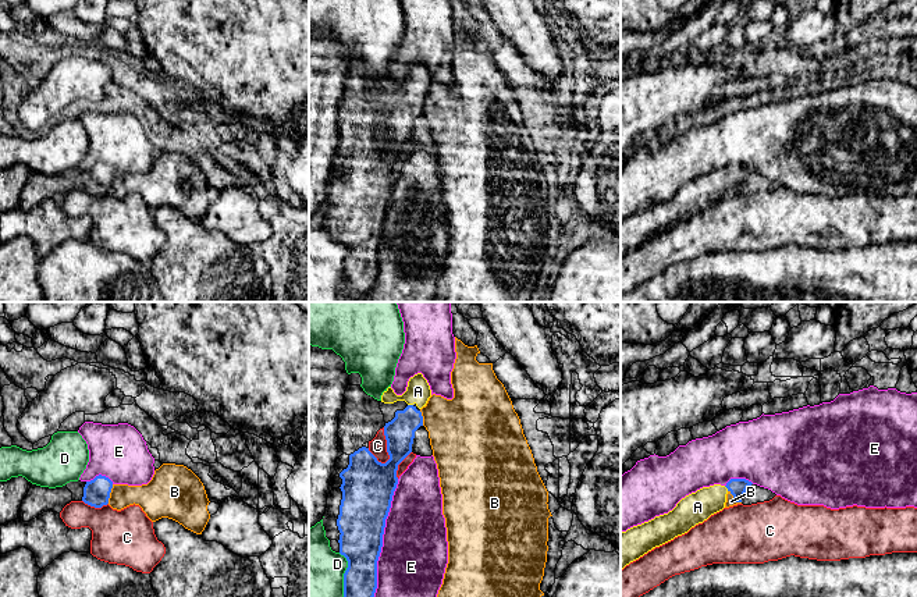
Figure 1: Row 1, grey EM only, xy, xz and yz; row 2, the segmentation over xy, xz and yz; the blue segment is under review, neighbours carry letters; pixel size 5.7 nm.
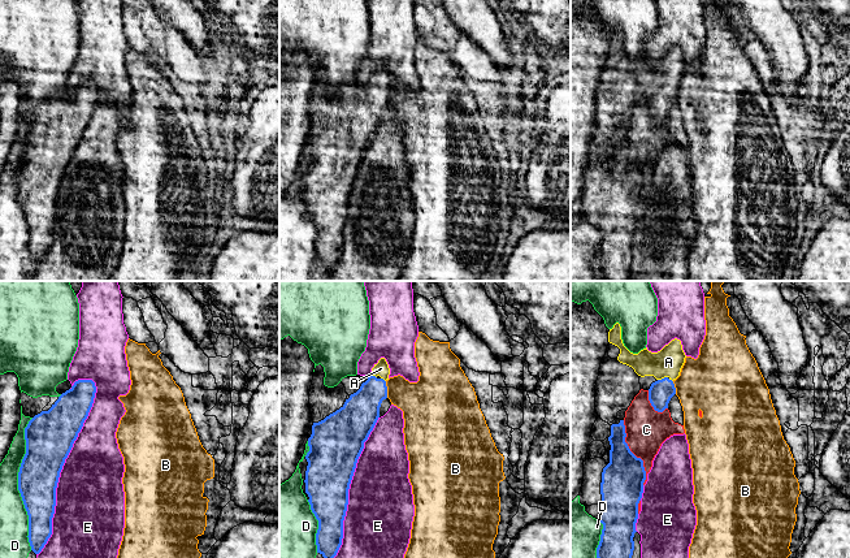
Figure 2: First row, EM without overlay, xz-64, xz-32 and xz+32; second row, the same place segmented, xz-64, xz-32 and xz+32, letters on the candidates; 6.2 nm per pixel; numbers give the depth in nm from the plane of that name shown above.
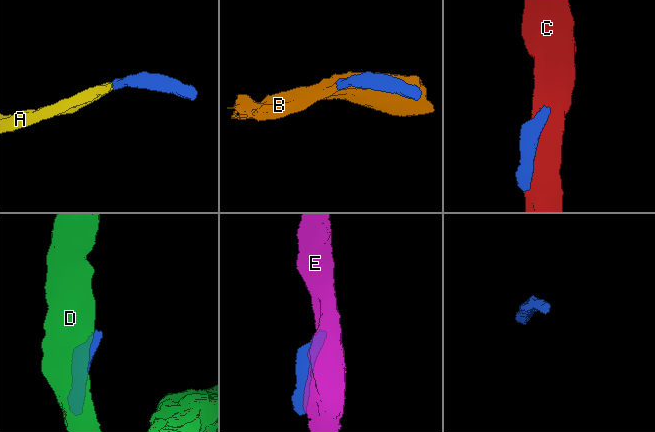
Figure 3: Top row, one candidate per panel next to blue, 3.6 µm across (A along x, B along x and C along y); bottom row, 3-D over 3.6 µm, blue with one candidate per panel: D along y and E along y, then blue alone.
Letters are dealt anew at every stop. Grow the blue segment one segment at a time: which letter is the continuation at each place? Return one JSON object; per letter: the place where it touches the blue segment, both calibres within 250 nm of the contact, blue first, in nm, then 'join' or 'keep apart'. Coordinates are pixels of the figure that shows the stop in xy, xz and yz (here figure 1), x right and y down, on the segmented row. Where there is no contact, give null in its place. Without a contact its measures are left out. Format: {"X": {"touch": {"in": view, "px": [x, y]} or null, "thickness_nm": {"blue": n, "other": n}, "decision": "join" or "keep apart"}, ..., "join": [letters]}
{"A": {"touch": {"in": "xz", "px": [411, 405]}, "thickness_nm": {"blue": 170, "other": 140}, "decision": "join"}, "B": {"touch": {"in": "xy", "px": [109, 494]}, "thickness_nm": {"blue": 160, "other": 170}, "decision": "keep apart"}, "C": {"touch": {"in": "xz", "px": [387, 447]}, "thickness_nm": {"blue": 300, "other": 100}, "decision": "keep apart"}, "D": {"touch": {"in": "xz", "px": [344, 574]}, "thickness_nm": {"blue": 260, "other": 340}, "decision": "keep apart"}, "E": {"touch": {"in": "xz", "px": [381, 537]}, "thickness_nm": {"blue": 280, "other": 380}, "decision": "keep apart"}, "join": ["A"]}

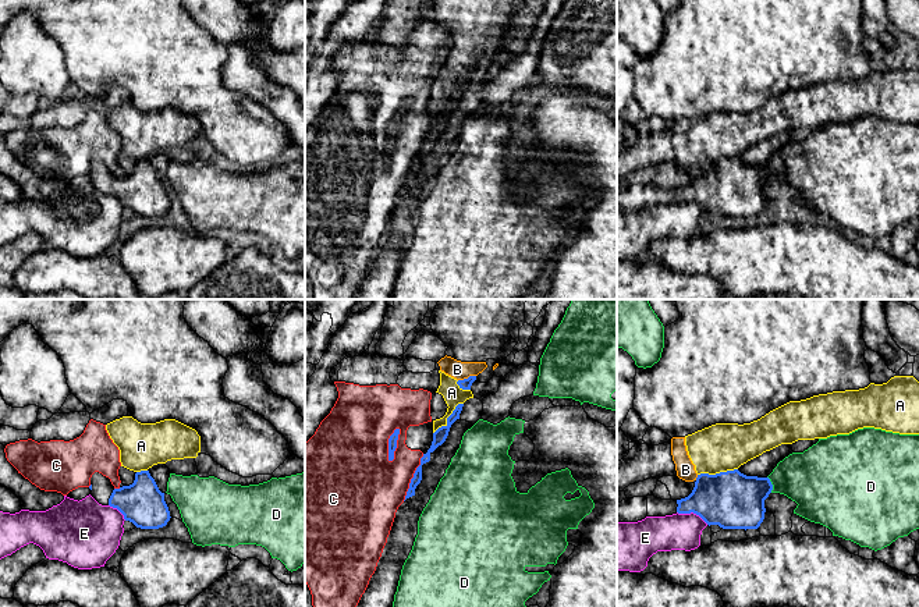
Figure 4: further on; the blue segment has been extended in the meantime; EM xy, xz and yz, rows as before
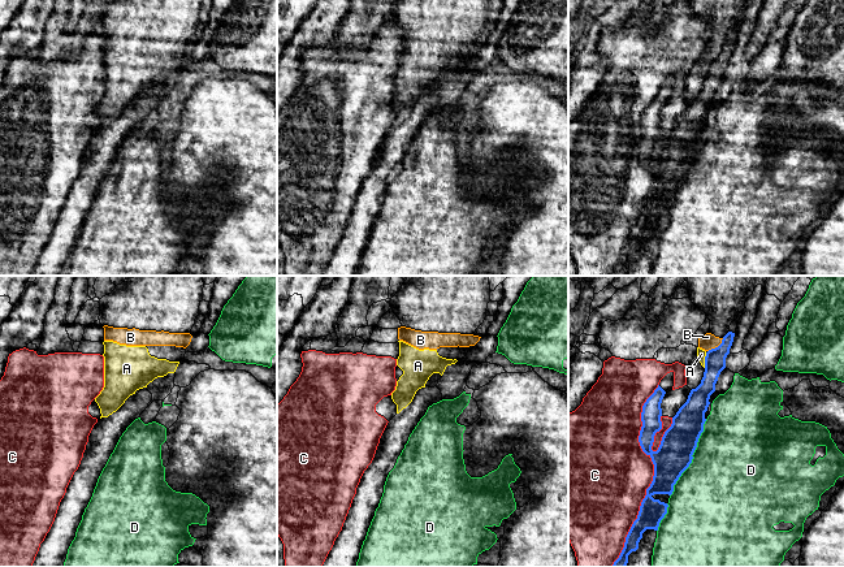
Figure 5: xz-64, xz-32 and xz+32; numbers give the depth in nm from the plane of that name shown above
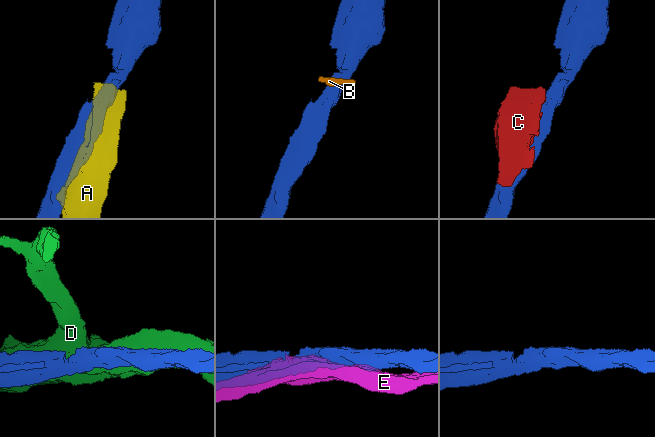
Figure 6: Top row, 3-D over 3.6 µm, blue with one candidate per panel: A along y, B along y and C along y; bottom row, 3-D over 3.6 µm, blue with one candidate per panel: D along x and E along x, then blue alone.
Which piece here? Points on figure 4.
{"A": {"touch": {"in": "xz", "px": [447, 418]}, "thickness_nm": {"blue": 80, "other": 120}, "decision": "keep apart"}, "B": {"touch": {"in": "xz", "px": [467, 379]}, "thickness_nm": {"blue": 60, "other": 110}, "decision": "keep apart"}, "C": {"touch": {"in": "xz", "px": [389, 444]}, "thickness_nm": {"blue": 50, "other": 460}, "decision": "keep apart"}, "D": {"touch": {"in": "yz", "px": [772, 485]}, "thickness_nm": {"blue": 320, "other": 340}, "decision": "keep apart"}, "E": {"touch": {"in": "yz", "px": [692, 511]}, "thickness_nm": {"blue": 320, "other": 200}, "decision": "keep apart"}, "join": []}

